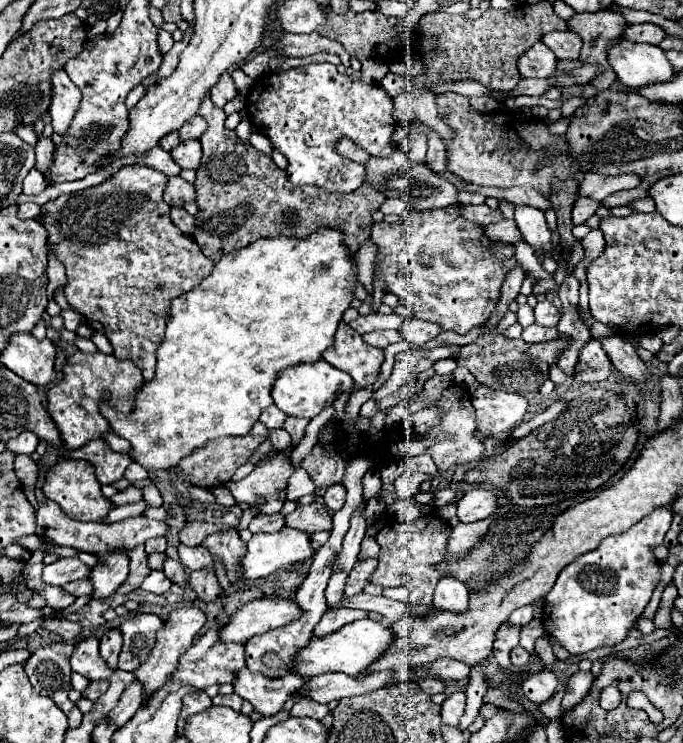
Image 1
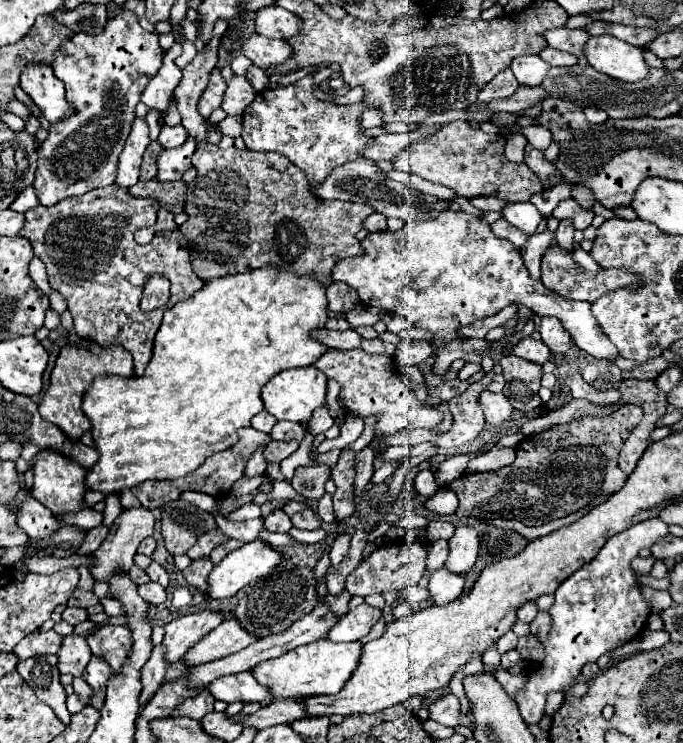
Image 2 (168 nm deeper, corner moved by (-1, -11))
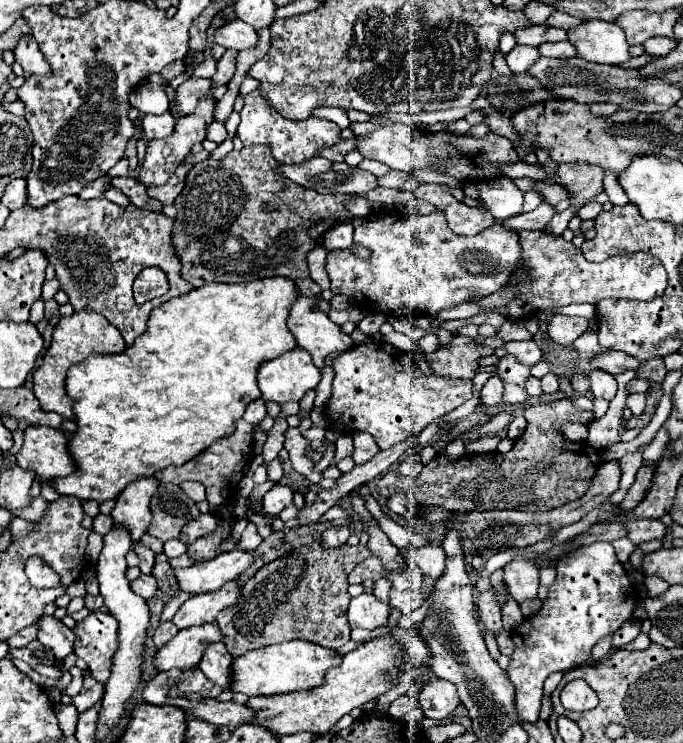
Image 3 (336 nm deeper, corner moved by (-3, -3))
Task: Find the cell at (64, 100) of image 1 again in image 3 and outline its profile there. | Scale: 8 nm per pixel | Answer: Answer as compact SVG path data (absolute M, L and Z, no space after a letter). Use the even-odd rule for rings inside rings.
M28 35L22 37L16 45L16 63L22 65L26 75L52 75L52 69L38 49L38 43Z

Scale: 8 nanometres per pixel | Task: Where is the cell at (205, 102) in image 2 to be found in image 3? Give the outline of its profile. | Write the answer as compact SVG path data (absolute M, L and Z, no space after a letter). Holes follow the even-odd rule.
M190 77L186 83L182 83L176 89L176 111L180 111L182 115L188 115L192 111L196 111L196 103L200 103L200 99L204 95L208 95L212 89L212 81L210 79L200 79L200 77Z

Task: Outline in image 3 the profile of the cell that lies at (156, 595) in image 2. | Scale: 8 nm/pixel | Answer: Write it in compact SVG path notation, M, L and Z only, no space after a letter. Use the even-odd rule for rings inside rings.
M140 575L136 581L132 581L132 589L144 597L144 599L150 599L156 595L158 591L158 581L154 575Z

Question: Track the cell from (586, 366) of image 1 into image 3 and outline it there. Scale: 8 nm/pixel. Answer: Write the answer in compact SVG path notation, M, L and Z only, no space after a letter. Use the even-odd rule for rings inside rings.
M592 370L589 373L590 386L595 398L606 397L606 400L611 401L615 397L618 384L613 375L600 371Z

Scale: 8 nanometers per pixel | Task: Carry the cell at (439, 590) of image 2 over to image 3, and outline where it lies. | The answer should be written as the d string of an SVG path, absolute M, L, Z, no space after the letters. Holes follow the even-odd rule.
M424 545L424 547L418 547L410 553L410 561L416 563L422 573L426 577L430 577L432 581L438 581L440 575L444 575L444 549L442 547L430 547L430 545ZM422 553L422 555L418 555Z

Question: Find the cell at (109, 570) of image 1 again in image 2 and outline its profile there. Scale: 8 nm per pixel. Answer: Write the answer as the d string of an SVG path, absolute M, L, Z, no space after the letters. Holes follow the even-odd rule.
M130 507L130 509L122 509L122 513L118 515L118 519L112 523L110 531L108 531L108 537L102 541L102 545L98 547L98 551L92 553L94 557L94 563L90 567L90 573L92 577L100 579L100 581L108 581L108 577L112 573L118 573L118 571L128 571L132 565L134 565L134 555L136 555L136 549L140 545L142 539L150 537L154 531L154 517L148 509L144 507Z

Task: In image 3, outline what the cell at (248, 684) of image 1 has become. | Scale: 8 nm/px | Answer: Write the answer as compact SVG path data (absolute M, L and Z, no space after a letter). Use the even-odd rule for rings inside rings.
M212 643L206 647L206 653L198 667L214 685L228 689L232 685L232 661L234 657L226 651L224 643Z

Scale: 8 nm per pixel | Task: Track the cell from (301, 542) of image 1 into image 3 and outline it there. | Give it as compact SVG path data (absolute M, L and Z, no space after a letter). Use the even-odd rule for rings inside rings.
M232 549L228 553L220 553L212 561L194 563L186 569L174 569L178 585L186 593L210 593L218 591L224 583L236 581L254 561L254 553Z

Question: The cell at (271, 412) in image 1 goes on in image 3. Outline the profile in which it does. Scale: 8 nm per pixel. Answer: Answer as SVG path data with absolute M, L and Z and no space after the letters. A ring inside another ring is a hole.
M256 399L252 401L248 407L246 407L246 413L244 413L244 419L252 425L258 425L264 417L268 415L268 409L266 409L266 403L262 399Z

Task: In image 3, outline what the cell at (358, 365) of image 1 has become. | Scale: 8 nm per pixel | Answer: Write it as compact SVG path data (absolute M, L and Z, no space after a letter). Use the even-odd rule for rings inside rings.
M366 341L344 351L333 361L332 397L326 403L330 427L344 433L372 433L380 449L390 449L410 435L418 435L426 425L444 417L472 397L472 381L446 379L434 373L426 377L408 353L402 357L394 355L396 349L388 343Z

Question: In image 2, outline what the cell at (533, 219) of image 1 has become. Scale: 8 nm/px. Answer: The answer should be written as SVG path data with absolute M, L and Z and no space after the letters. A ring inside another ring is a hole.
M526 201L526 203L508 203L508 205L502 209L502 217L504 217L510 225L526 231L528 235L536 233L536 227L538 227L538 223L540 223L540 219L542 219L540 211L538 211L530 201Z

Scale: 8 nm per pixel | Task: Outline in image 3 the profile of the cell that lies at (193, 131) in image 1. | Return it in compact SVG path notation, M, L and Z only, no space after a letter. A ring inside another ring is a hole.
M166 111L162 115L144 115L142 127L144 127L146 139L156 139L156 137L166 139L174 131L176 119L174 119L174 115L170 115L170 111Z

